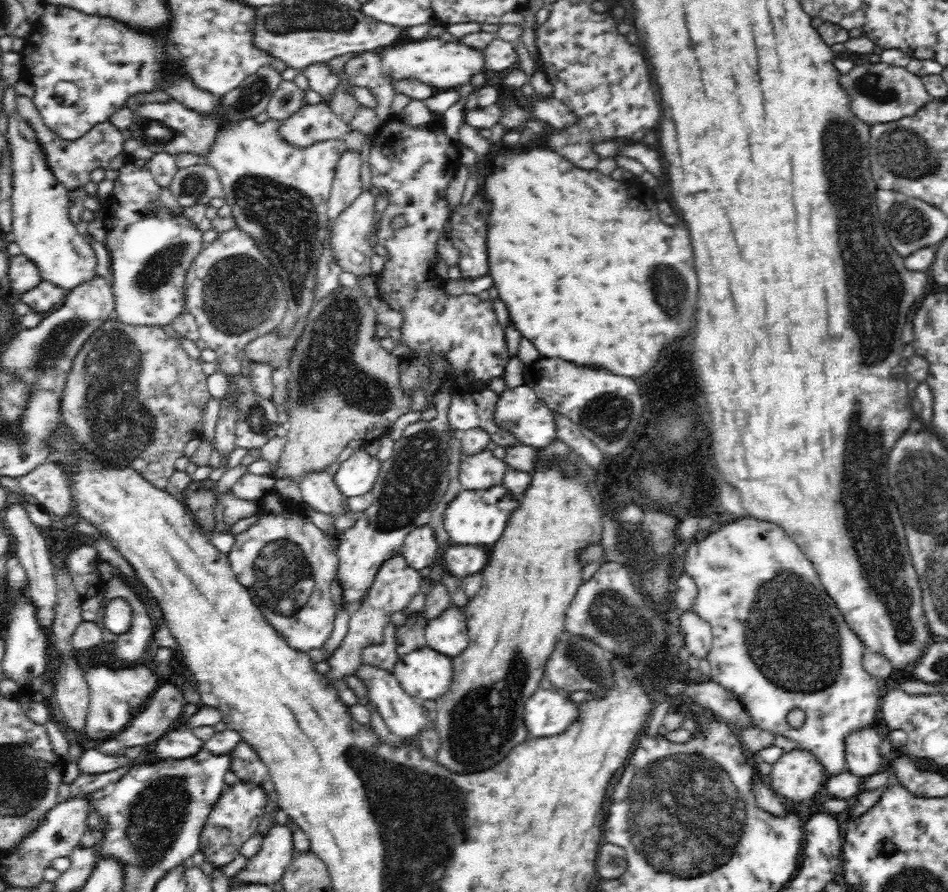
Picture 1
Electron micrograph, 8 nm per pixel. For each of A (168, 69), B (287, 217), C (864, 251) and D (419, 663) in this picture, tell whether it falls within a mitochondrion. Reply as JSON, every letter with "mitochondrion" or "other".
{"A":"other","B":"mitochondrion","C":"mitochondrion","D":"other"}

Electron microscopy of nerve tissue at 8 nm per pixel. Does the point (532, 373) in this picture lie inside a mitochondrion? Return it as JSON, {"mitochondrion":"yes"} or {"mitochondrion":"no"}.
{"mitochondrion":"no"}

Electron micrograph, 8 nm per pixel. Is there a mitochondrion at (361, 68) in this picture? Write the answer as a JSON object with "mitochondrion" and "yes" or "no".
{"mitochondrion":"yes"}

